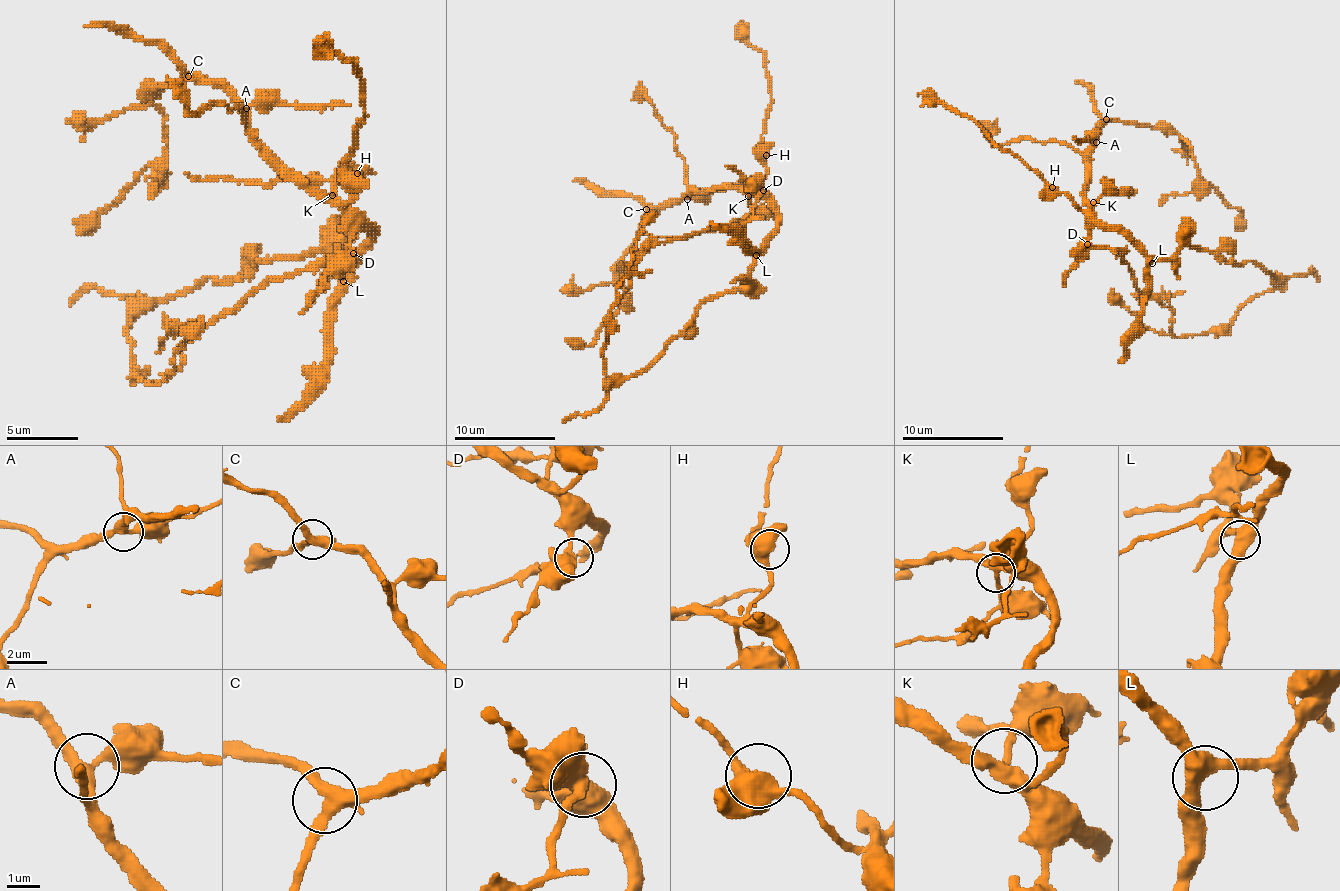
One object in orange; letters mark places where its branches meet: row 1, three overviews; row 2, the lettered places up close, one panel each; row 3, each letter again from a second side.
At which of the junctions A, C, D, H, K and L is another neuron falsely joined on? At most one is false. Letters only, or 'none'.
D

